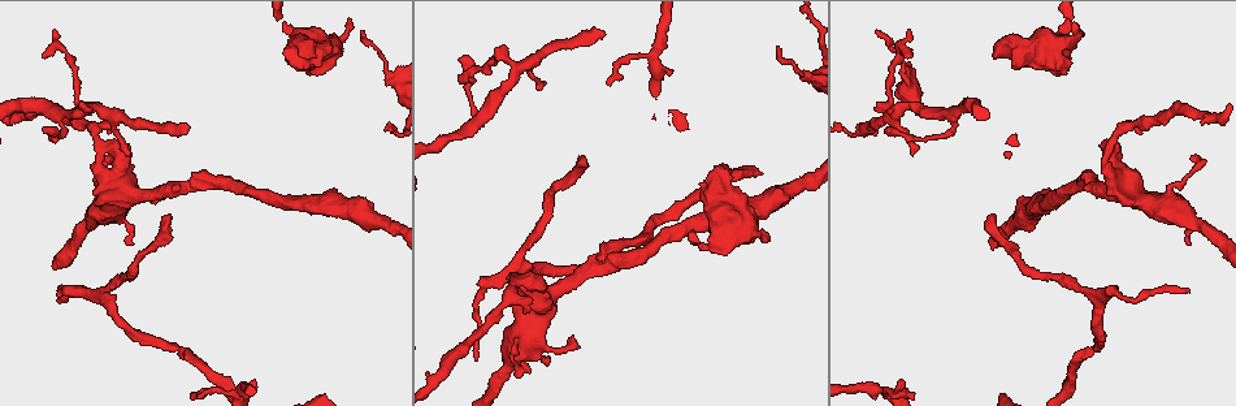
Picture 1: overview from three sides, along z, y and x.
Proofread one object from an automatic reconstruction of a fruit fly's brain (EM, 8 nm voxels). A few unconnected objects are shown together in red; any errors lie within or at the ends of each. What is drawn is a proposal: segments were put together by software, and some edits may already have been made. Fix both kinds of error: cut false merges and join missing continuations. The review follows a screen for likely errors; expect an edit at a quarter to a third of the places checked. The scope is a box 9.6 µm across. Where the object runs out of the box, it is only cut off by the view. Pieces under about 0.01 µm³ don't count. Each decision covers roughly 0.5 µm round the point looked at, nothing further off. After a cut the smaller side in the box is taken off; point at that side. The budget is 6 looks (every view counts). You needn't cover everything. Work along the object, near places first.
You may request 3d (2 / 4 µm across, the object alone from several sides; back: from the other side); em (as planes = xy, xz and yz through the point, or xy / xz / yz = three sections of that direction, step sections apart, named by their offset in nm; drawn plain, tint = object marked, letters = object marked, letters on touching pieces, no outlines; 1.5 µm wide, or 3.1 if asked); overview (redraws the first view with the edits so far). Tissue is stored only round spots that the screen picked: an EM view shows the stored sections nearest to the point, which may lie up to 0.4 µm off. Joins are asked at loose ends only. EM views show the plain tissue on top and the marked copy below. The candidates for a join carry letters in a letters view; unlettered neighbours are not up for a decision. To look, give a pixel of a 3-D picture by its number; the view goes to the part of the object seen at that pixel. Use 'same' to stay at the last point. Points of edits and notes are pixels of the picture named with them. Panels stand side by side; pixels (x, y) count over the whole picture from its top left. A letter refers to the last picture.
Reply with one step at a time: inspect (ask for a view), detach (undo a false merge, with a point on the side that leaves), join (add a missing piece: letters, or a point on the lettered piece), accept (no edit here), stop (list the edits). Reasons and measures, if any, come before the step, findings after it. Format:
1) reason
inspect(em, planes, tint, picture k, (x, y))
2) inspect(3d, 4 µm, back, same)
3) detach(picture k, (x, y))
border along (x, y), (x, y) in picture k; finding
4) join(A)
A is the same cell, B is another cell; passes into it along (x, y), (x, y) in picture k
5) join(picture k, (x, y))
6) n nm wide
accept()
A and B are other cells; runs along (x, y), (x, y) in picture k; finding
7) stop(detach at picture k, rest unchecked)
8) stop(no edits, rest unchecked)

touches itself
inspect(em, planes, letters, picture 1, (511, 274))

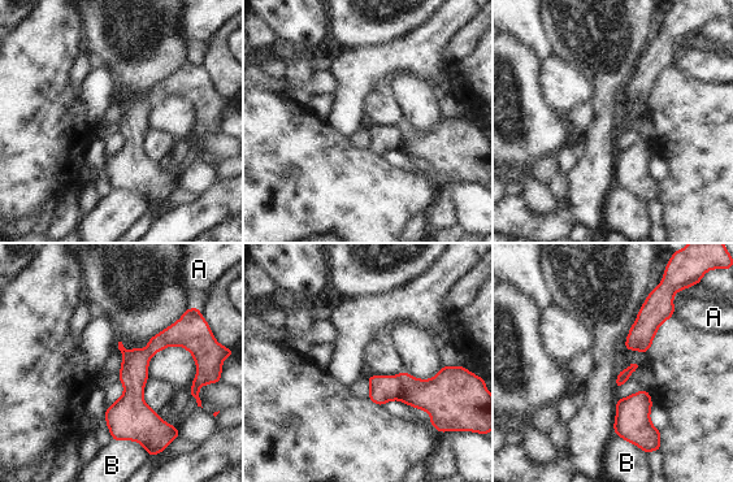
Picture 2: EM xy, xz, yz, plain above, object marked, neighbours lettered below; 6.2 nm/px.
90 nm wide; B touches over 260 nm
accept()
A and B are other cells; one neuron here

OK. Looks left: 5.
an open end
inspect(3d, 4 µm, picture 1, (1190, 242))

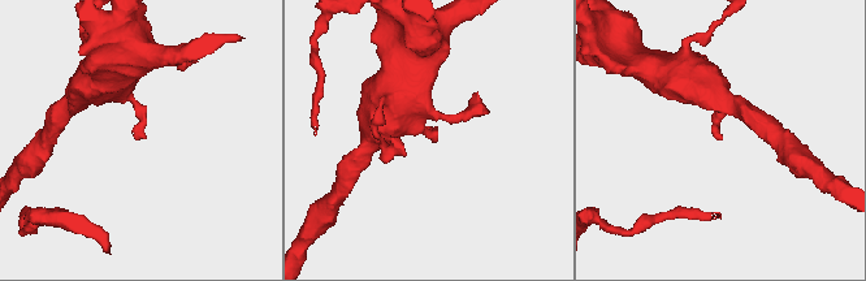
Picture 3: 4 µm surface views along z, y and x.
need the tissue
inspect(em, xz, step 4, tint, picture 3, (718, 136))

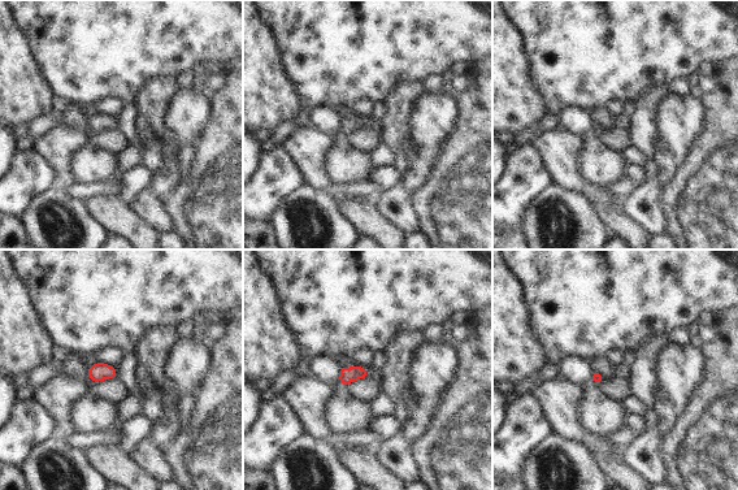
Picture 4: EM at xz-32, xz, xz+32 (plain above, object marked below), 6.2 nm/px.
cut it another way
inspect(em, planes, letters, same)

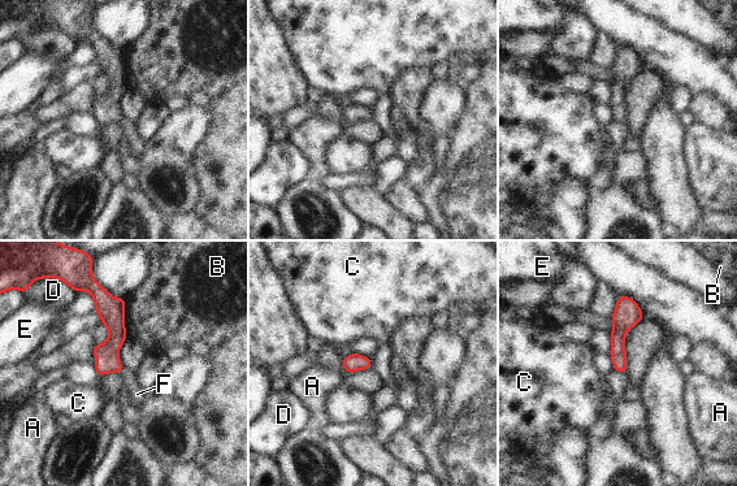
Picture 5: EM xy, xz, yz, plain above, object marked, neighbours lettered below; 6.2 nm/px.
join(picture 5, (137, 394))
F is the same cell, A, B, C, D and E are other cells; passes into it along (108, 350), (122, 370), (137, 394) in picture 5; the neuron continues

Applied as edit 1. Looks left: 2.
stop(join at picture 5, rest unchecked)

